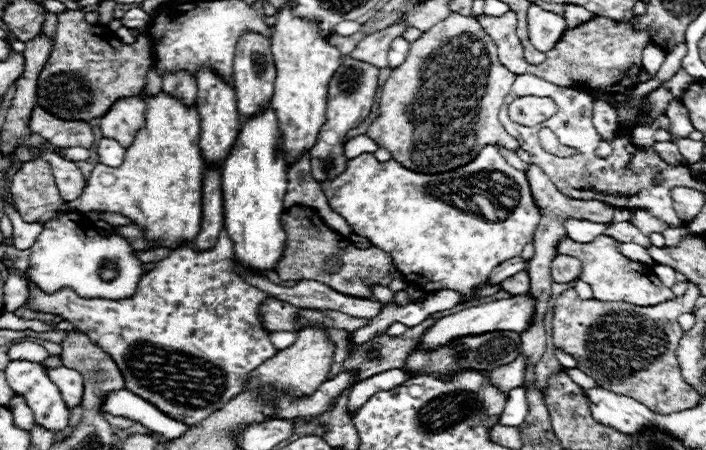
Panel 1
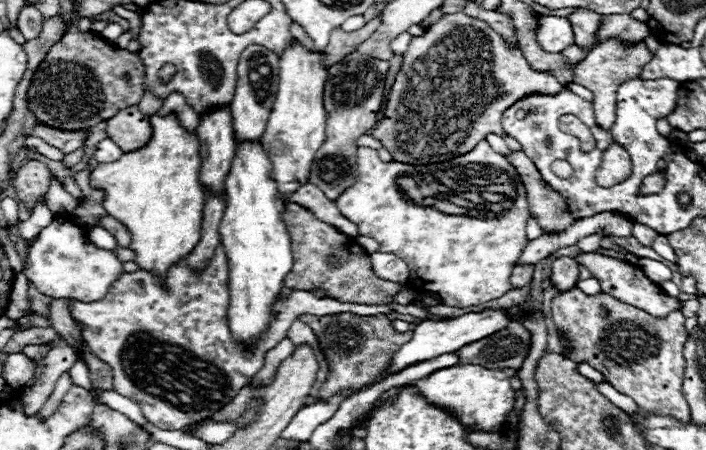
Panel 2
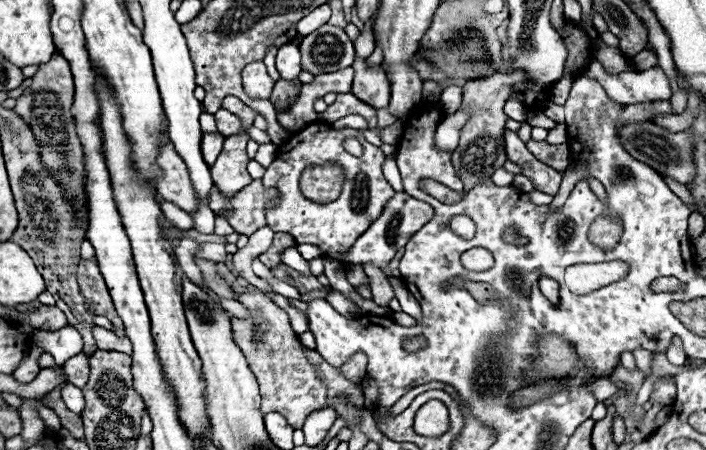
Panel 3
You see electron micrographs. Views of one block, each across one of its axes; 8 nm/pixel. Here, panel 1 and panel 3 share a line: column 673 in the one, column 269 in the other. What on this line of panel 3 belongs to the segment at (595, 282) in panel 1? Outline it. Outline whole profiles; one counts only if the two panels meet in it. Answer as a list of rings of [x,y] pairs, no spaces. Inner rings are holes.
[[[270,292],[270,294],[266,294],[268,298],[272,298],[272,302],[274,304],[278,304],[288,316],[290,316],[290,324],[292,324],[292,328],[294,328],[294,332],[296,334],[302,334],[302,332],[308,332],[308,318],[304,316],[304,312],[302,310],[298,310],[296,306],[292,306],[290,304],[290,300],[288,298],[284,298],[284,296],[280,296],[280,294],[274,294],[274,292]]]

